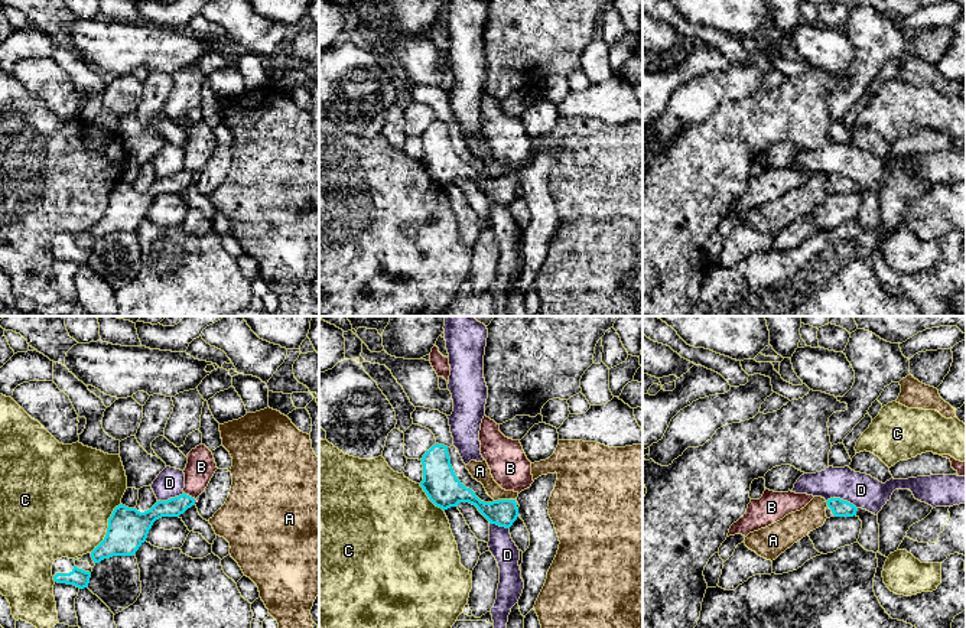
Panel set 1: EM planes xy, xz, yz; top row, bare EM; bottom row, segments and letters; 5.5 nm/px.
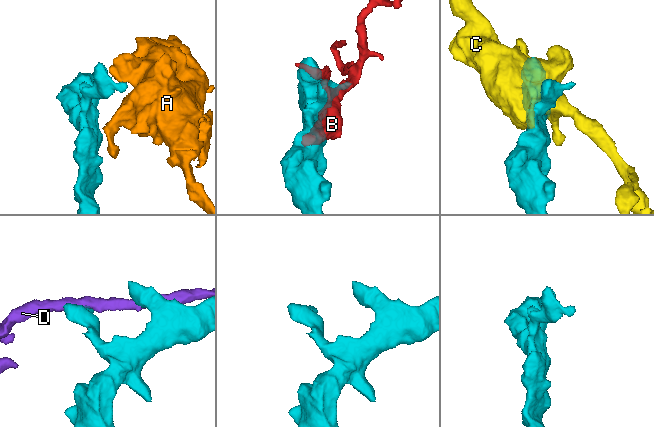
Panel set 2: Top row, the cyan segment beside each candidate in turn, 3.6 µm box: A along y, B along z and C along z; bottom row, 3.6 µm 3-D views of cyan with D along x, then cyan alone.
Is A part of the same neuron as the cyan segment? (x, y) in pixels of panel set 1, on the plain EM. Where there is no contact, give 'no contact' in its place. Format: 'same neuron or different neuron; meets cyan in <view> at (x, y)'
different neuron; meets cyan in xz at (504, 176)

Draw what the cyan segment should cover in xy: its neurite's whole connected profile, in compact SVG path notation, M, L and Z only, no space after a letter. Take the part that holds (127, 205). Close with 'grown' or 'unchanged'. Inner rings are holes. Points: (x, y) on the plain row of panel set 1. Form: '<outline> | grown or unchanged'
M185 169L167 178L157 178L150 186L140 189L123 180L108 195L104 217L91 228L94 240L113 232L133 232L146 218L153 199L162 193L179 193L195 180Z | unchanged

